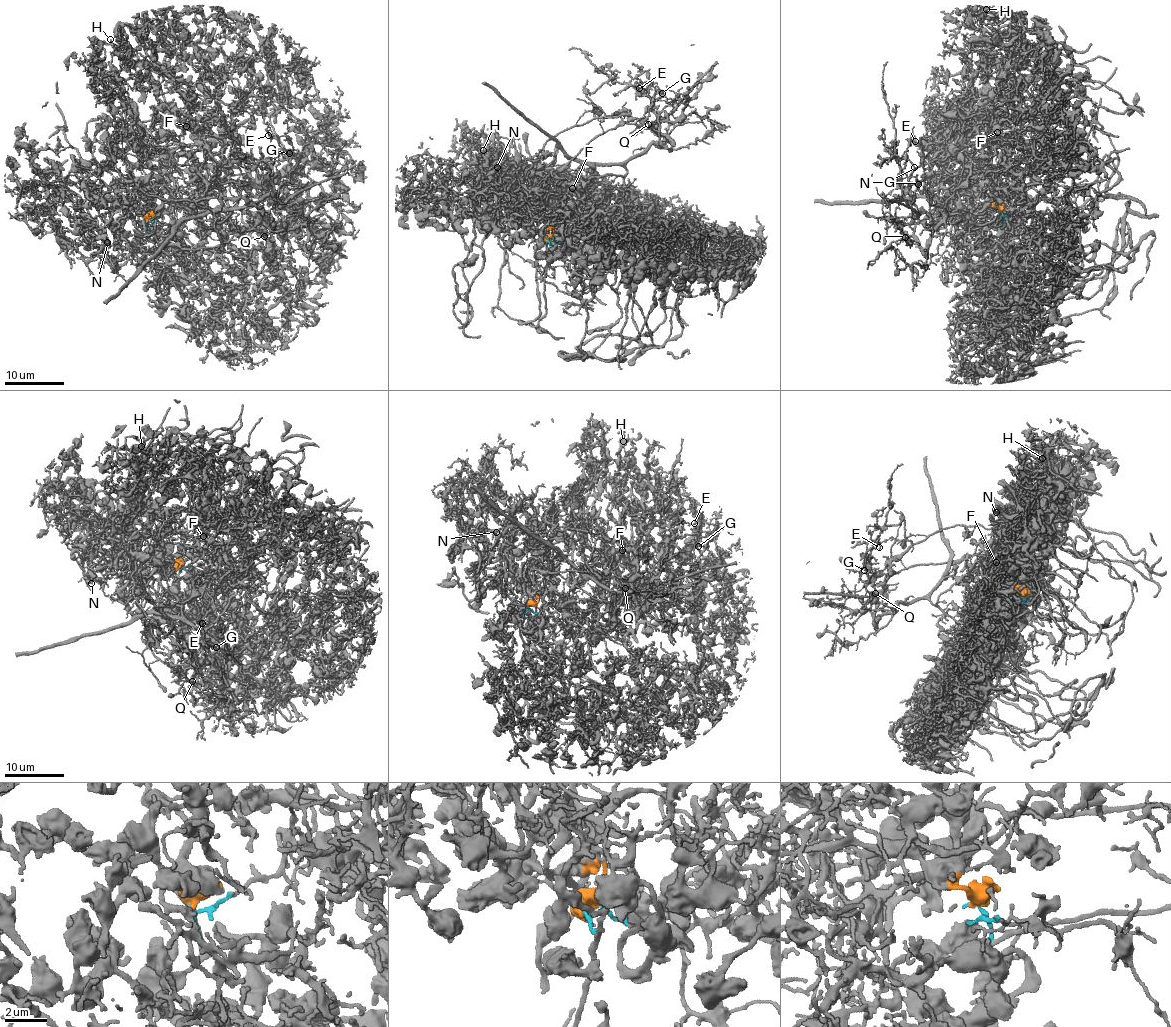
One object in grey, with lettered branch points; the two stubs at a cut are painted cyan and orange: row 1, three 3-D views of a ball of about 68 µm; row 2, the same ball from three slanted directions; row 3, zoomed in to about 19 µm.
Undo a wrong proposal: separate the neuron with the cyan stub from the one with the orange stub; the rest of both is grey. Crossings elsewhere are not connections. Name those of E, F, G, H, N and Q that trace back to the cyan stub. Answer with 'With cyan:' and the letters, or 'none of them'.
With cyan: E, G, Q

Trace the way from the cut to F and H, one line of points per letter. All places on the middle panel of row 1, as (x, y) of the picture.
F: (547, 239), (542, 215), (568, 206), (580, 218), (591, 207), (602, 234), (592, 189), (572, 188)
H: (547, 239), (532, 189), (513, 170), (499, 175), (517, 191), (496, 156), (502, 145), (482, 150)

